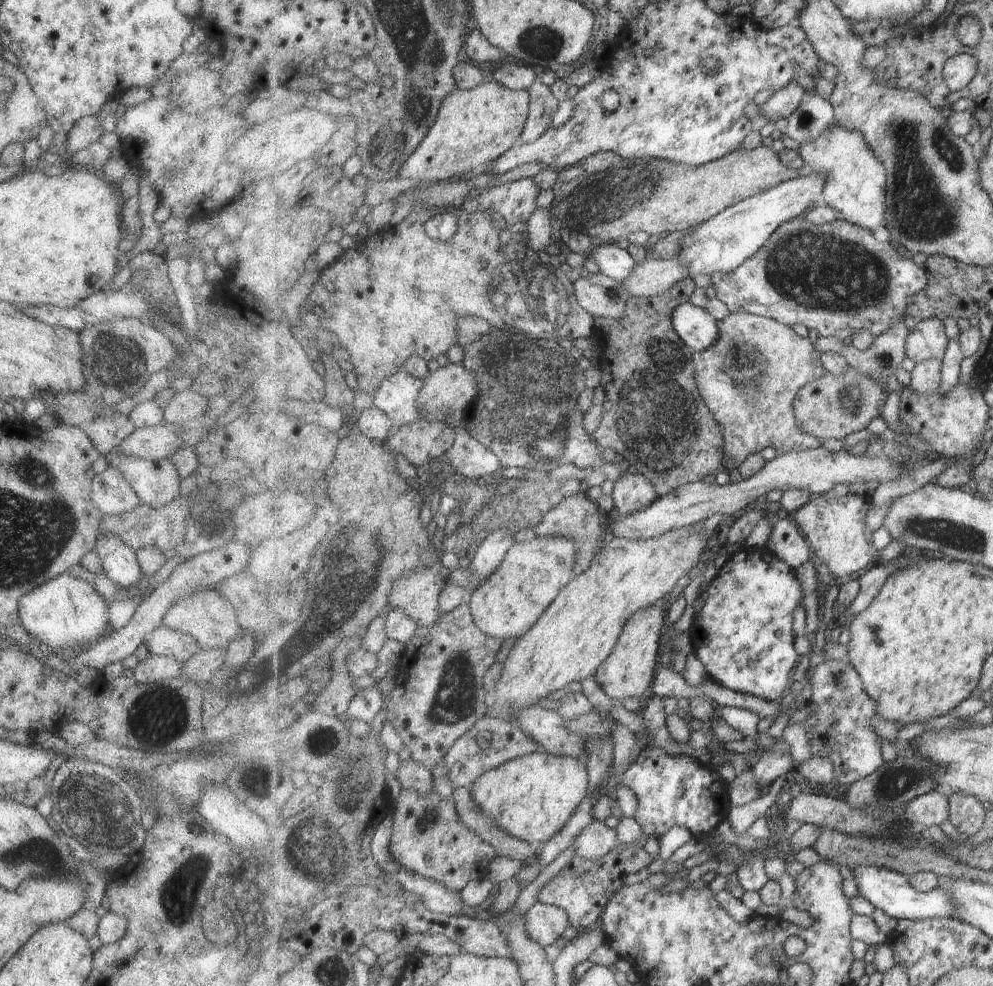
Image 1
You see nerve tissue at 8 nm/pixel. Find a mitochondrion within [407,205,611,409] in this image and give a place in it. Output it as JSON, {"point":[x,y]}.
{"point":[531,300]}

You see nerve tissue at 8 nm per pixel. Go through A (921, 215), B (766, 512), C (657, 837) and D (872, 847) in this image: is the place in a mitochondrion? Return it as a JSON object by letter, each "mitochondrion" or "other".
{"A":"mitochondrion","B":"other","C":"other","D":"other"}

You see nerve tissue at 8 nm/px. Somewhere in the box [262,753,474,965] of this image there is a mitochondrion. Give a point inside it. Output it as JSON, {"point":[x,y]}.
{"point":[324,869]}

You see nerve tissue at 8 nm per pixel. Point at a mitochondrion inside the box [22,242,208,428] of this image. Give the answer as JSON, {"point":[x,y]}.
{"point":[112,357]}

